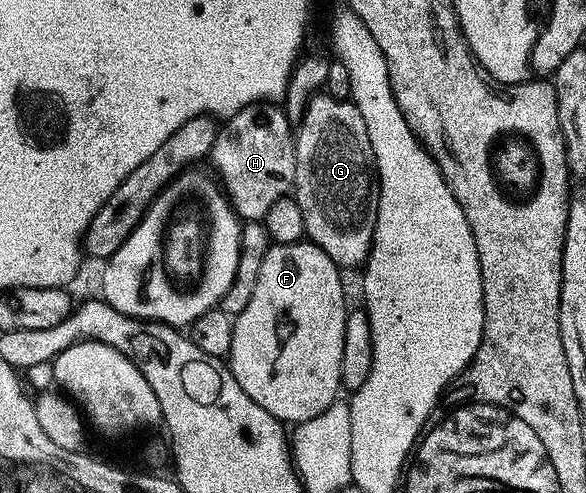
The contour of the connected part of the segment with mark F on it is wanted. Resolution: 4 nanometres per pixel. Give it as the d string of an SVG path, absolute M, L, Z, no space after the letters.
M302 241L275 245L270 250L262 256L259 275L254 276L251 300L235 319L229 366L241 389L245 389L261 409L284 425L302 425L321 417L321 413L328 411L340 398L342 354L345 353L349 314L347 295L343 292L340 267L317 244Z

